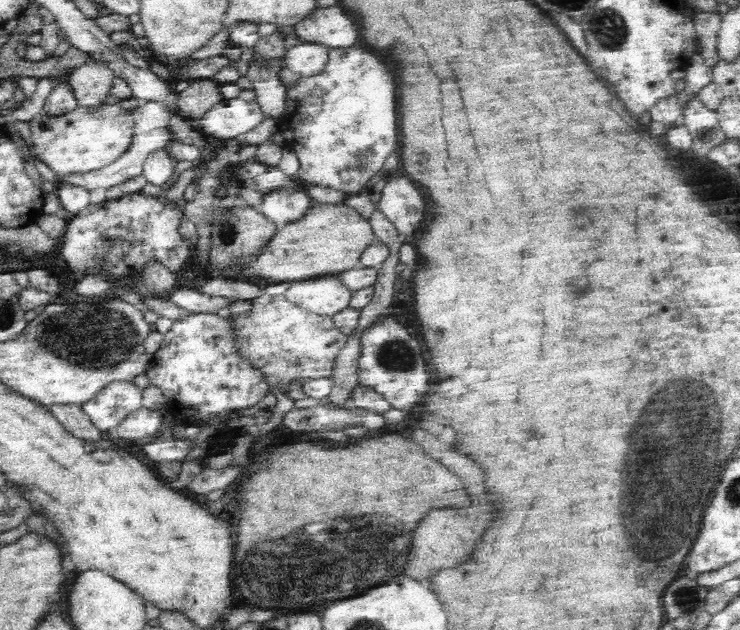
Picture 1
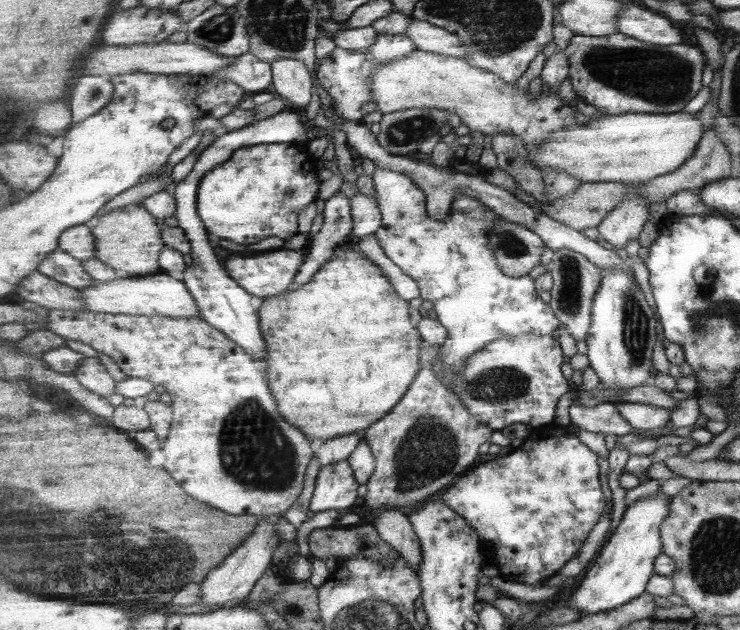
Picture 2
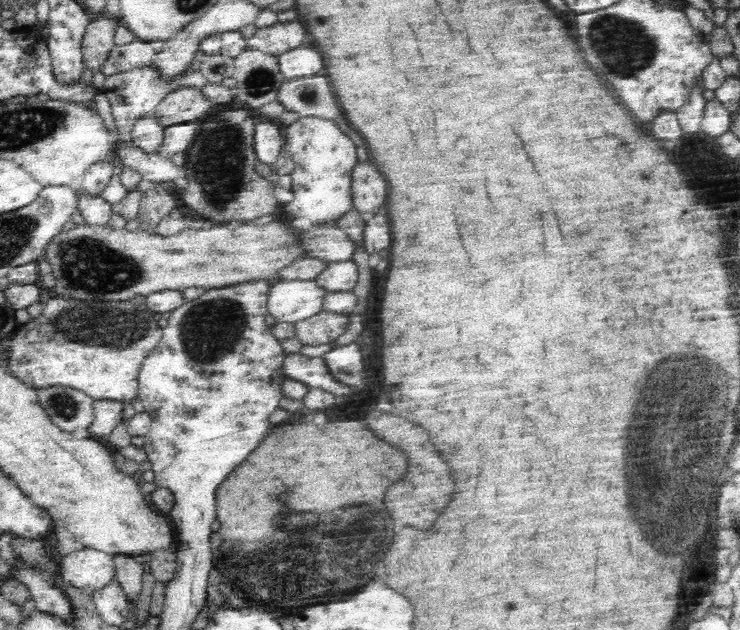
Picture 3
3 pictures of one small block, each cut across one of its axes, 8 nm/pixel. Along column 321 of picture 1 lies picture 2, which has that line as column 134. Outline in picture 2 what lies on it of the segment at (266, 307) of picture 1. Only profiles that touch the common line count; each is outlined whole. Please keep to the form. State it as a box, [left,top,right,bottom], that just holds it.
[48,310,315,517]

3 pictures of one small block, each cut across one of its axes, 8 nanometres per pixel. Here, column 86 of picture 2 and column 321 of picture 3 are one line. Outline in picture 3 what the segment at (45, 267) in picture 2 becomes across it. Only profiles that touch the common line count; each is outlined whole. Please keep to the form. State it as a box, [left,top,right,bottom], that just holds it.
[314,259,358,292]

